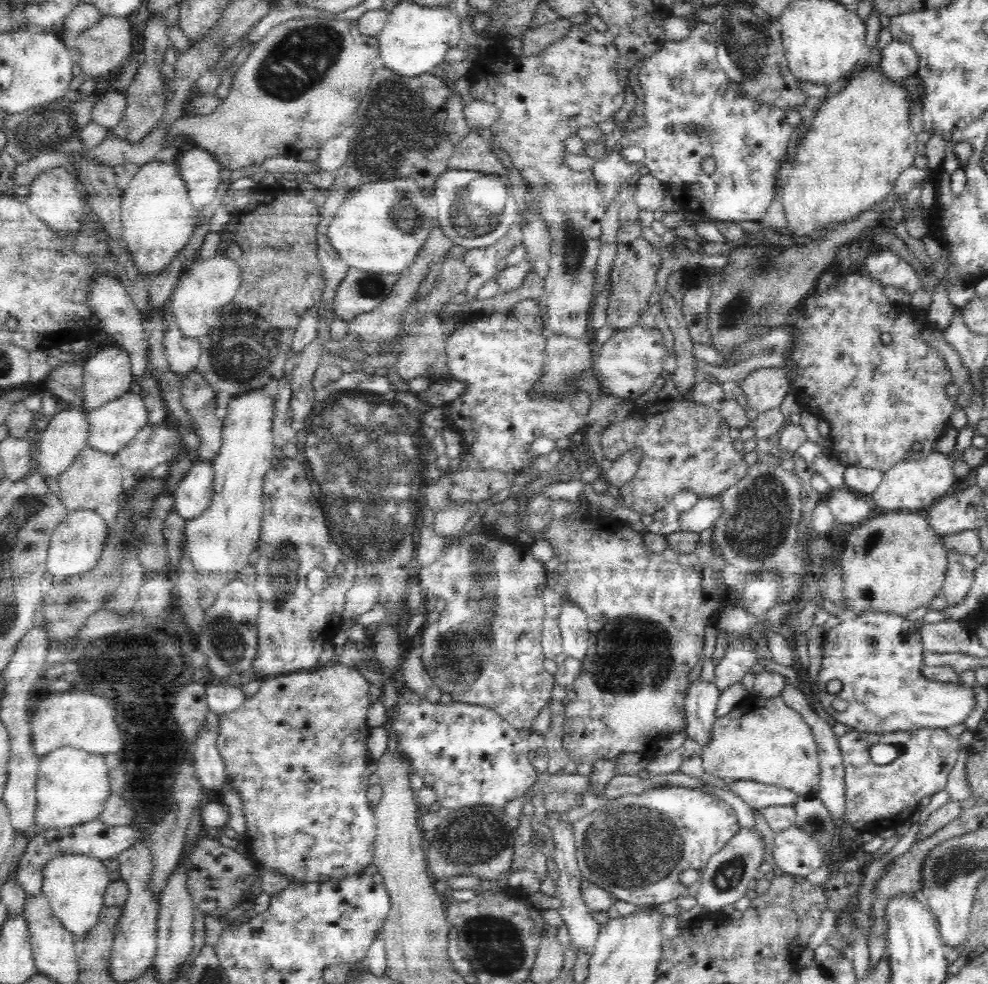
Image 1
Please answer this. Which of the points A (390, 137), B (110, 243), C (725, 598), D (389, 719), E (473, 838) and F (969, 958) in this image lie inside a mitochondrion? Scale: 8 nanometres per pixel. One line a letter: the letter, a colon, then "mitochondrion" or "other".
A: mitochondrion
B: other
C: other
D: other
E: mitochondrion
F: other

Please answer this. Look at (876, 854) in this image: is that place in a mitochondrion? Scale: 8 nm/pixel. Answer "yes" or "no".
no

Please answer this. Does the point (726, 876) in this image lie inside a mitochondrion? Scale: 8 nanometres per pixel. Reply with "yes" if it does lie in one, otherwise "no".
yes

